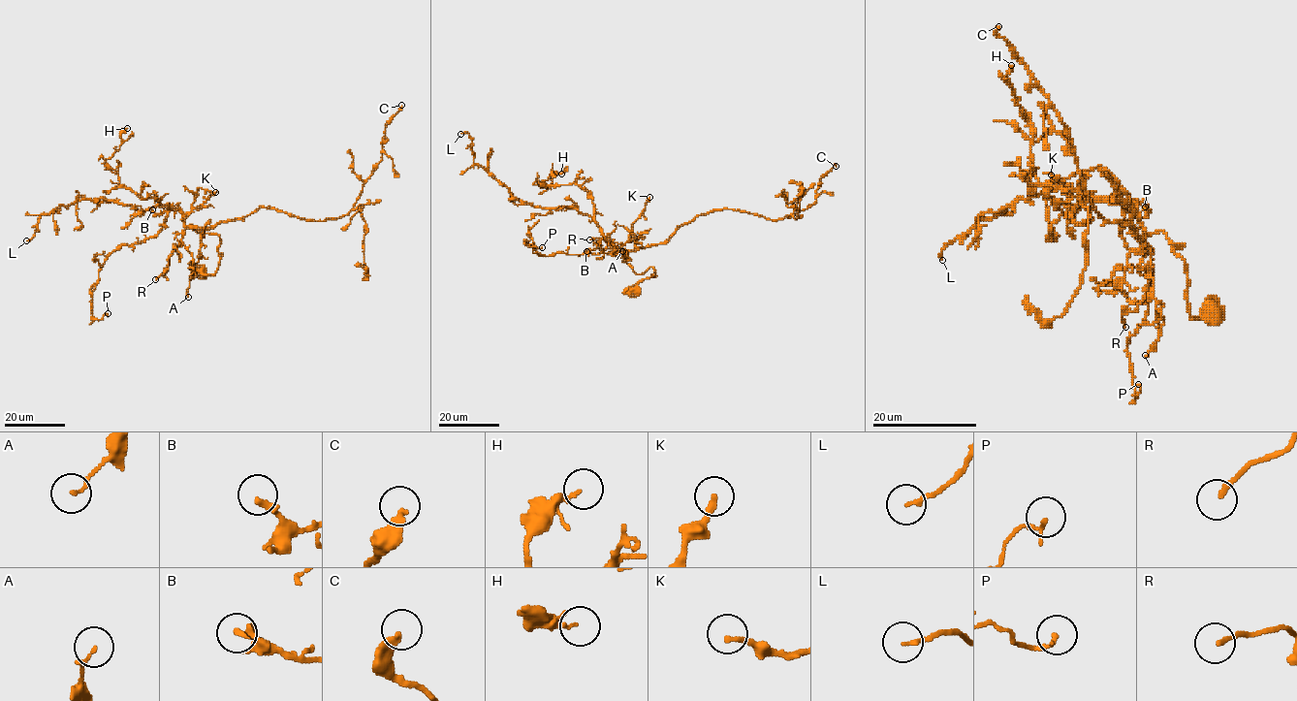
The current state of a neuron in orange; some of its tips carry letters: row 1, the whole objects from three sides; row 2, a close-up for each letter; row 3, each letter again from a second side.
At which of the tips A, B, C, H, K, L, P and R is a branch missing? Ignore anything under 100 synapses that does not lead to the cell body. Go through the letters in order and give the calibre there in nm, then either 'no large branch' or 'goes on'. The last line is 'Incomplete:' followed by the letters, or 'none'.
A: calibre 130 nm; no large branch
B: calibre 220 nm; no large branch
C: calibre 320 nm; no large branch
H: calibre 150 nm; no large branch
K: calibre 200 nm; no large branch
L: calibre 150 nm; no large branch
P: calibre 140 nm; no large branch
R: calibre 160 nm; no large branch
Incomplete: none

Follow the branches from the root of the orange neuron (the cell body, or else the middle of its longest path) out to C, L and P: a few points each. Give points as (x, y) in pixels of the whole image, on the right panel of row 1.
C: (1212, 309), (1190, 316), (1172, 249), (1186, 245), (1088, 201), (1073, 219), (1091, 217), (1069, 131), (998, 26)
L: (1212, 309), (1190, 316), (1186, 245), (1135, 207), (1073, 210), (1067, 187), (981, 219), (942, 260)
P: (1212, 309), (1190, 316), (1172, 249), (1186, 245), (1125, 207), (1153, 274), (1127, 342), (1138, 384)

